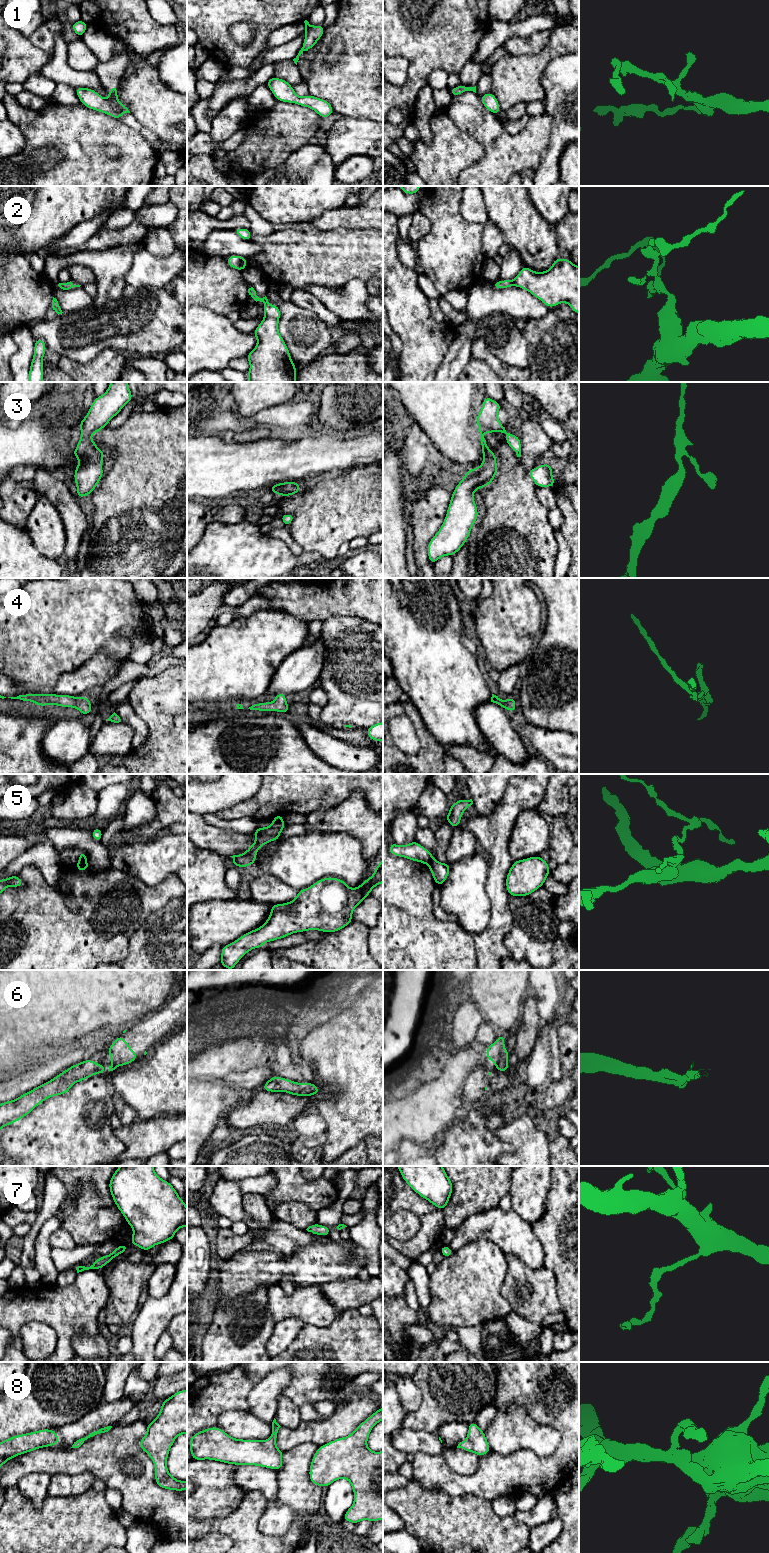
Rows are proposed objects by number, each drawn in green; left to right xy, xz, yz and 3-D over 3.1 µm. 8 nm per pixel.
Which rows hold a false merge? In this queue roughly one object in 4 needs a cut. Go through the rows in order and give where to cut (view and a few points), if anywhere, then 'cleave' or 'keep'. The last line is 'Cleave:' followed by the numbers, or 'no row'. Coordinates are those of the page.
1: no cut; keep
2: no cut; keep
3: no cut; keep
4: no cut; keep
5: cut in xy along (86, 860), (77, 864); cleave
6: cut in yz along (503, 1048), (500, 1060), (495, 1067); cleave
7: no cut; keep
8: no cut; keep
Cleave: 5, 6

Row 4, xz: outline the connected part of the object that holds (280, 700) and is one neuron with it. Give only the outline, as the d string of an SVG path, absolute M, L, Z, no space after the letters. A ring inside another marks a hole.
M278 693L275 695L274 702L256 703L251 707L249 707L248 709L255 711L269 711L269 712L278 711L285 714L289 712L289 705L285 697L286 697L285 693Z

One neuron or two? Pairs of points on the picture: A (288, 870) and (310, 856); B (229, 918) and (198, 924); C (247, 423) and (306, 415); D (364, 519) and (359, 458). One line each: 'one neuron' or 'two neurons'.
A: one neuron
B: one neuron
C: one neuron
D: two neurons

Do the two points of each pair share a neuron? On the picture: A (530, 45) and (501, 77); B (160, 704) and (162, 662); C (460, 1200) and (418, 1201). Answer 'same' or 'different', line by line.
A: different
B: different
C: different

